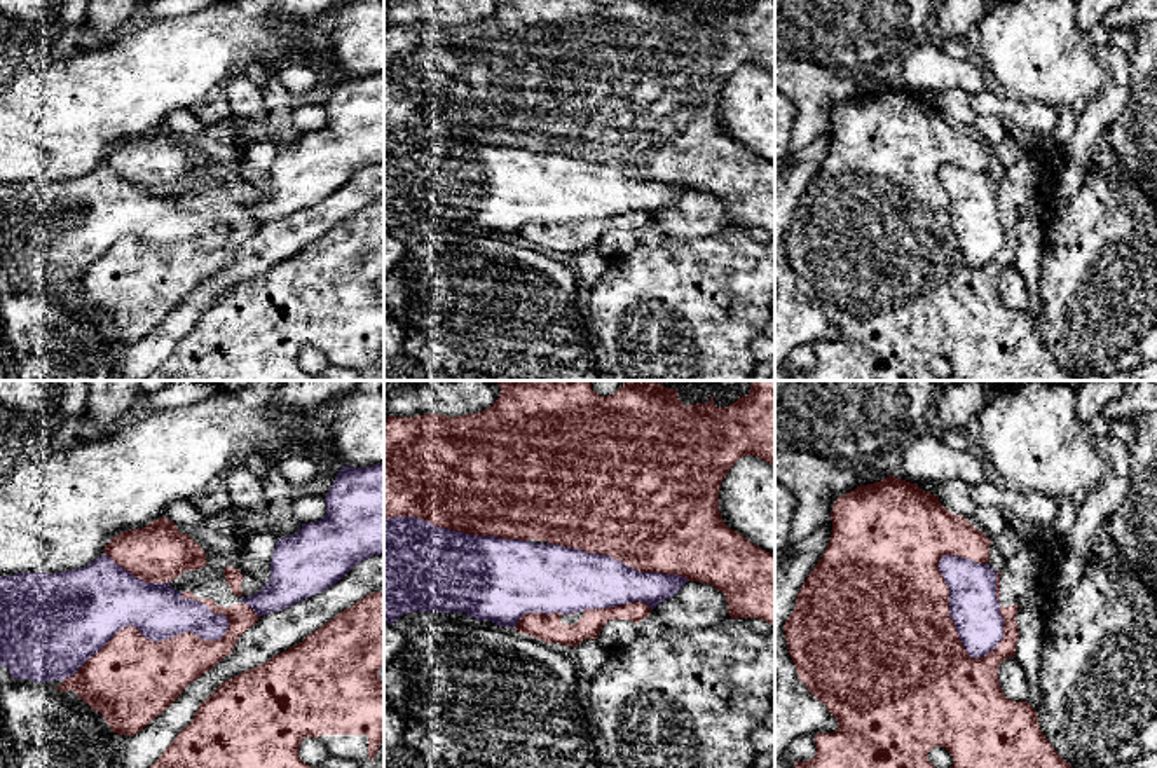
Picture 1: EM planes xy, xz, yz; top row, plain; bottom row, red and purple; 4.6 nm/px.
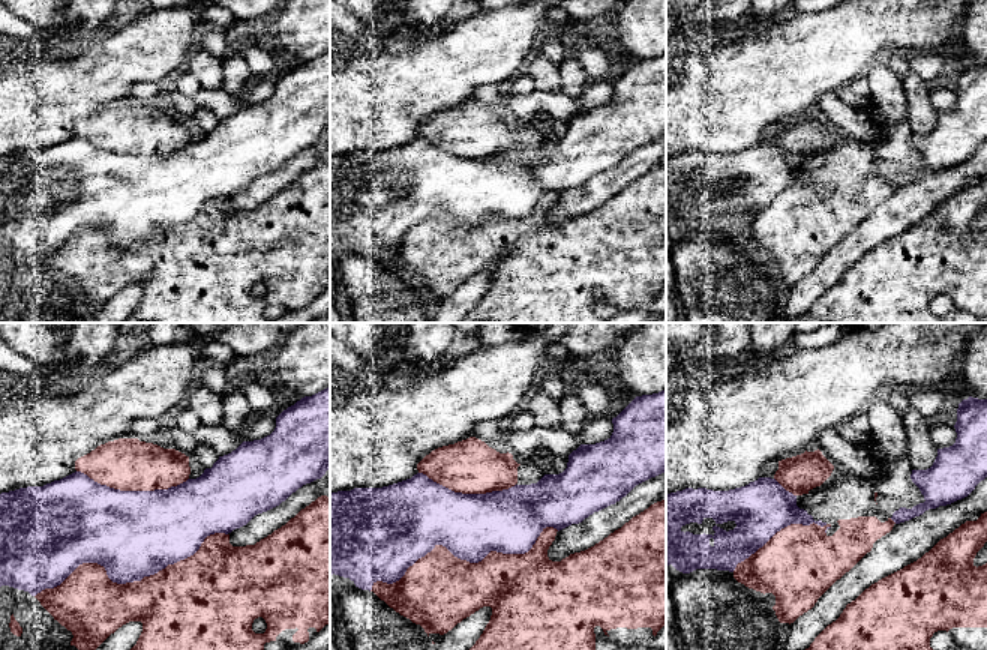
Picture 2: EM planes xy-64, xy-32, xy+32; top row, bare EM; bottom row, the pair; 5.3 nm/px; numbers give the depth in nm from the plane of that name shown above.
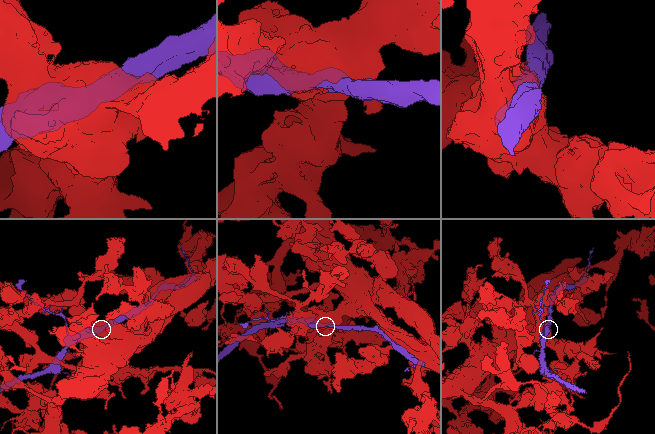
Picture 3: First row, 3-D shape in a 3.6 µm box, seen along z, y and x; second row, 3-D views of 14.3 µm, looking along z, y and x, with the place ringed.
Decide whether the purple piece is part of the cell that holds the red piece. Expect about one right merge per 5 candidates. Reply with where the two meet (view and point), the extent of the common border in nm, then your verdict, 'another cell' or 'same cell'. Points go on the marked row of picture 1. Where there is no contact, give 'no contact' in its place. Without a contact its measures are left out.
contact xy (150, 641); length 800 nm; another cell

